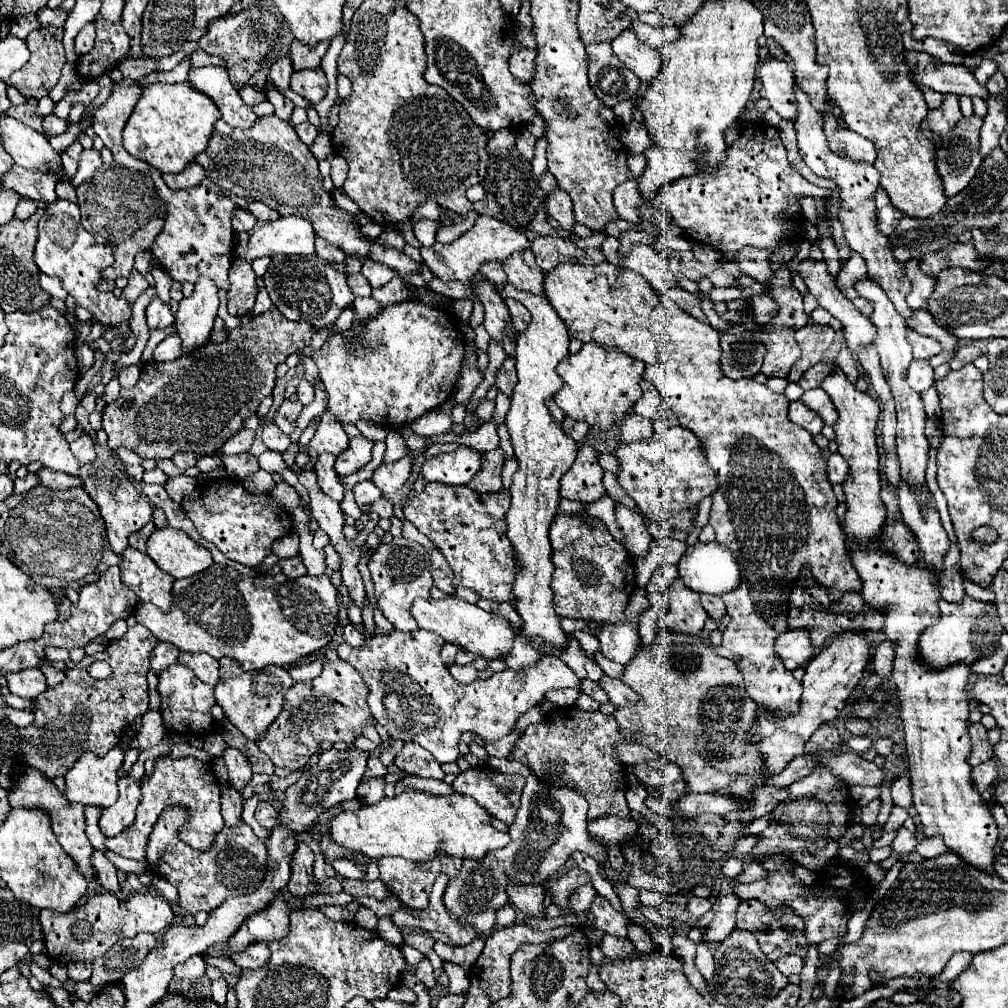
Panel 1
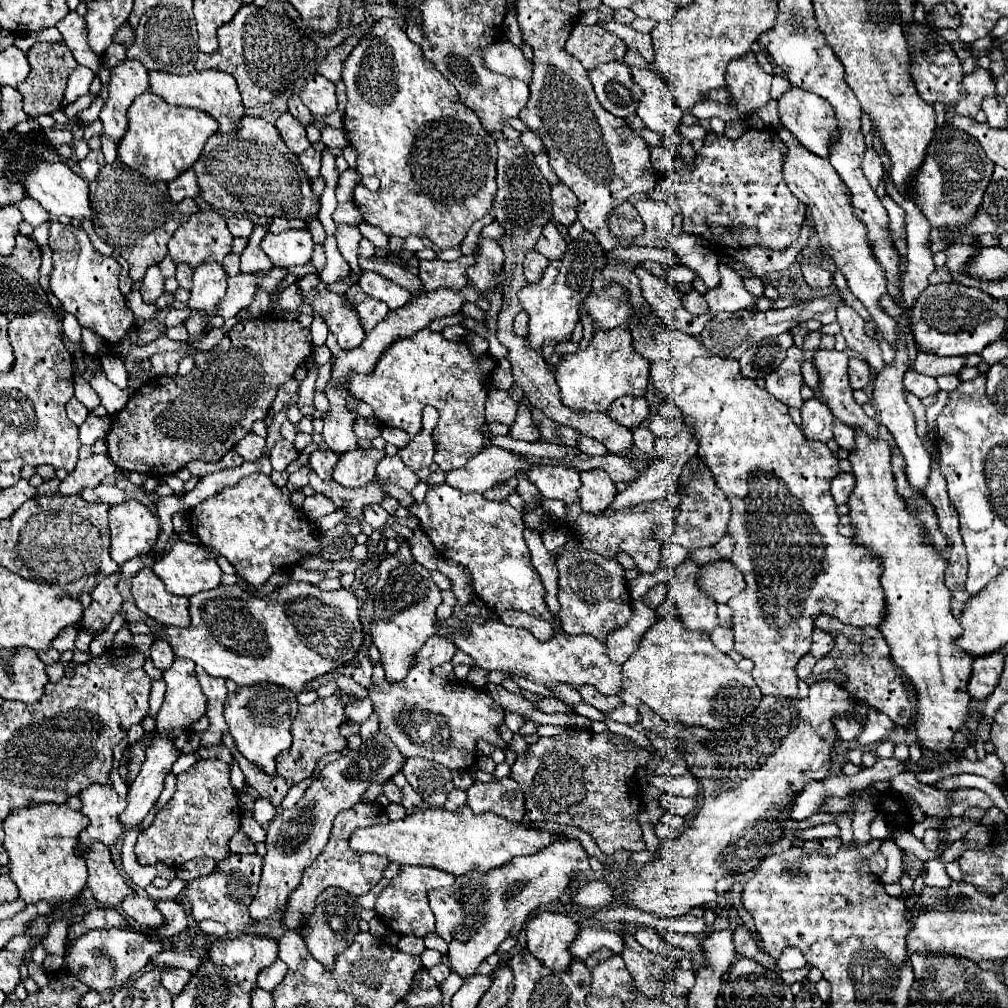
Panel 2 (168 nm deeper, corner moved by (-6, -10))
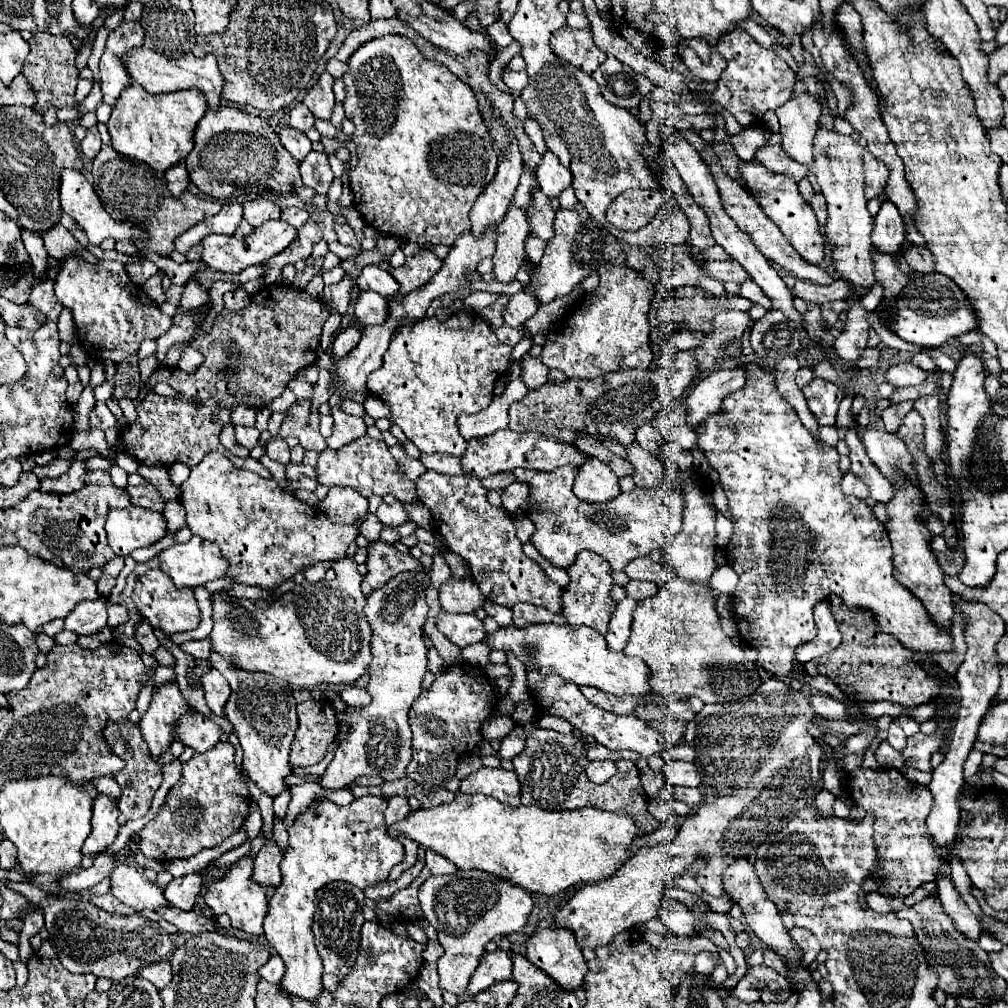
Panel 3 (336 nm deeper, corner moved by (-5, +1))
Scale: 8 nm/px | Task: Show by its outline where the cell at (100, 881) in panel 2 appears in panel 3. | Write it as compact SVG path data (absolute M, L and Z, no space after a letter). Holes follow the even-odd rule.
M117 864L109 878L111 894L119 898L123 904L131 906L135 912L159 910L161 906L169 906L169 902L163 896L163 888L149 882L143 872L131 868L129 864Z

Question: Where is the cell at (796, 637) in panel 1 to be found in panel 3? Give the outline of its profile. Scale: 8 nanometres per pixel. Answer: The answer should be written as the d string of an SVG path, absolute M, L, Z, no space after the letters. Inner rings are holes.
M821 600L821 604L817 604L817 608L813 608L813 614L815 614L815 624L817 624L819 632L811 642L801 644L797 648L797 660L801 664L813 660L817 656L829 654L831 650L835 650L841 644L841 632L831 614L829 600Z

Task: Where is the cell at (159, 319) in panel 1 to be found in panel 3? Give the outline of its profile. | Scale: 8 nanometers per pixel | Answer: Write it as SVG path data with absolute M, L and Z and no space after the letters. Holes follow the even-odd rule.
M189 280L183 294L181 294L181 306L183 308L197 308L199 304L209 302L209 292L205 286L201 286L199 280Z

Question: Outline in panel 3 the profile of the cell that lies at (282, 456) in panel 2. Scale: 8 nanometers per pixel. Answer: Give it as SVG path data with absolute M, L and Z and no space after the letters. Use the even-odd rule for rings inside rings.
M273 440L267 446L267 456L279 464L289 464L289 446L285 440Z

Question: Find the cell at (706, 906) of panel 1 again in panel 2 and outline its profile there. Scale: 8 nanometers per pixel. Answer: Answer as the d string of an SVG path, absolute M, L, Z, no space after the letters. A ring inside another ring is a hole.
M692 913L684 915L684 917L676 917L676 919L670 919L670 925L668 925L670 931L676 931L676 933L690 933L690 935L702 935L706 931L706 923L702 917L694 917Z

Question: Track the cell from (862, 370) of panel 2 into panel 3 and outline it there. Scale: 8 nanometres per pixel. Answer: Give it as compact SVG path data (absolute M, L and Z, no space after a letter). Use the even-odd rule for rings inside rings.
M865 348L863 356L859 358L859 366L861 368L873 368L879 360L879 348Z

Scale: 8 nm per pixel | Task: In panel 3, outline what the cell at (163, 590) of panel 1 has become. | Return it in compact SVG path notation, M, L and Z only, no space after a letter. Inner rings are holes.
M149 570L147 574L137 578L137 584L133 590L133 602L135 602L135 608L139 610L139 614L145 620L149 620L149 624L155 630L161 630L169 636L177 634L177 632L189 632L199 626L199 608L197 608L193 590L175 588L173 580L169 580L169 576L165 576L165 572L161 572L161 570Z

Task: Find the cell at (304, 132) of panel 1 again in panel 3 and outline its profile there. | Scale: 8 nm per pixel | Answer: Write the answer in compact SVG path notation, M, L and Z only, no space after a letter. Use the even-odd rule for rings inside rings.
M309 152L309 156L299 166L303 184L313 188L317 194L327 194L333 182L333 172L329 160L321 152Z

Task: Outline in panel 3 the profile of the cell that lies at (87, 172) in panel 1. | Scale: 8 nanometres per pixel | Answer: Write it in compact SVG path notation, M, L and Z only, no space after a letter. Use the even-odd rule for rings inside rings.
M91 126L91 128L87 130L85 140L81 142L81 152L83 152L85 158L95 158L99 150L101 150L101 136L99 136L97 126Z

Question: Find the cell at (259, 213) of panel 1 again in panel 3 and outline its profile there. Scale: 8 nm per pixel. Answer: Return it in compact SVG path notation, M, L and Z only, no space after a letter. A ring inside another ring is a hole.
M285 208L281 214L281 220L295 226L295 228L301 228L309 220L309 212L301 210L301 208Z

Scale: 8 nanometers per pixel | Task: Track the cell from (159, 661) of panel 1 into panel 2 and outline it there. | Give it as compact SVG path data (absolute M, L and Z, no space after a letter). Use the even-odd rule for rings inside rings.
M154 641L152 643L152 647L150 647L150 659L152 659L152 663L160 669L160 671L166 671L166 667L170 667L172 663L174 663L174 659L176 659L176 655L174 655L174 651L172 651L172 647L166 643L166 641Z

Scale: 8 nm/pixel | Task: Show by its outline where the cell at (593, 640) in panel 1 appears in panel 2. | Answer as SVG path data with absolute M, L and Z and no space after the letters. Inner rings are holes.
M456 615L448 619L436 619L434 627L438 635L450 639L460 651L468 653L474 661L474 667L480 667L484 671L502 671L510 677L514 675L526 677L546 687L566 683L578 689L580 685L590 683L604 695L616 695L620 691L622 683L620 665L612 663L606 655L604 643L590 635L554 635L552 639L542 643L526 629L516 629L492 619L484 623L474 623L468 619L458 619ZM454 627L462 627L462 631L452 633L450 629Z

